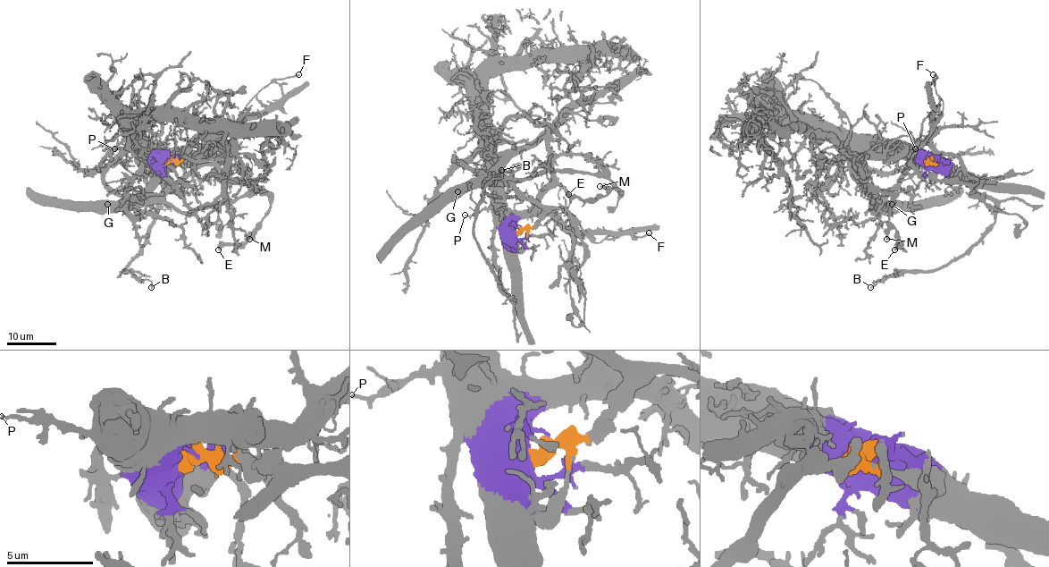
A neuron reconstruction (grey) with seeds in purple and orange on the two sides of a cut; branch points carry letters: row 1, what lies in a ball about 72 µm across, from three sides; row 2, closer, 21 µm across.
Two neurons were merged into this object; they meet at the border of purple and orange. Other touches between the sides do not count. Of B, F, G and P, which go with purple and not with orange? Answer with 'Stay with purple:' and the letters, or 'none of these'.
Stay with purple: B, P

